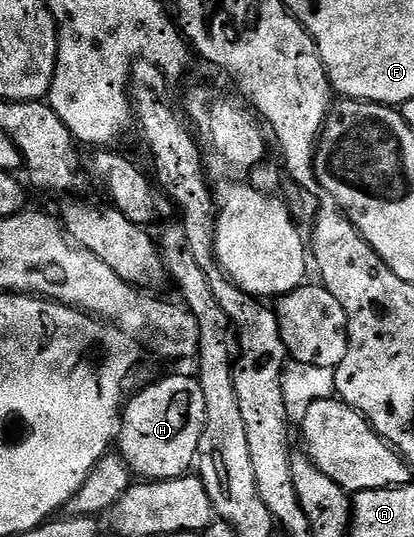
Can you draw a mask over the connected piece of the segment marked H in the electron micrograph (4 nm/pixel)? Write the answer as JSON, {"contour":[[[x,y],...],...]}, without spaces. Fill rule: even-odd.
{"contour":[[[174,374],[171,378],[162,378],[159,382],[144,387],[131,402],[129,399],[125,403],[116,439],[117,453],[122,455],[126,465],[142,480],[159,482],[189,475],[198,457],[198,441],[205,419],[204,388],[200,388],[197,377],[190,375],[189,378],[186,374]]]}

